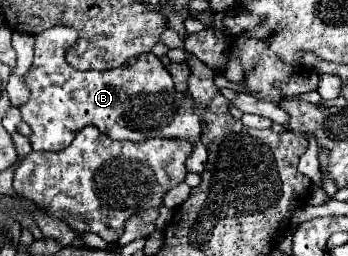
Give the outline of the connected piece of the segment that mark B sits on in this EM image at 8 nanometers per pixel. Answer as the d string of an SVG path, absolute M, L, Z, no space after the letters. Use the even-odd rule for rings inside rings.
M54 25L42 33L36 35L36 47L34 47L34 61L30 71L22 77L30 97L20 107L22 119L30 125L30 143L34 151L62 151L66 149L76 133L84 129L86 125L98 127L102 133L106 133L110 139L126 139L126 141L146 141L154 137L162 139L182 139L192 143L192 153L186 159L186 169L194 173L202 173L206 165L206 147L200 141L202 131L202 115L196 113L198 103L188 97L186 93L178 93L174 87L174 81L168 73L168 69L162 65L162 61L154 53L146 53L136 59L136 63L128 67L118 67L110 71L78 71L68 65L66 51L68 41L78 41L78 31L68 25Z

